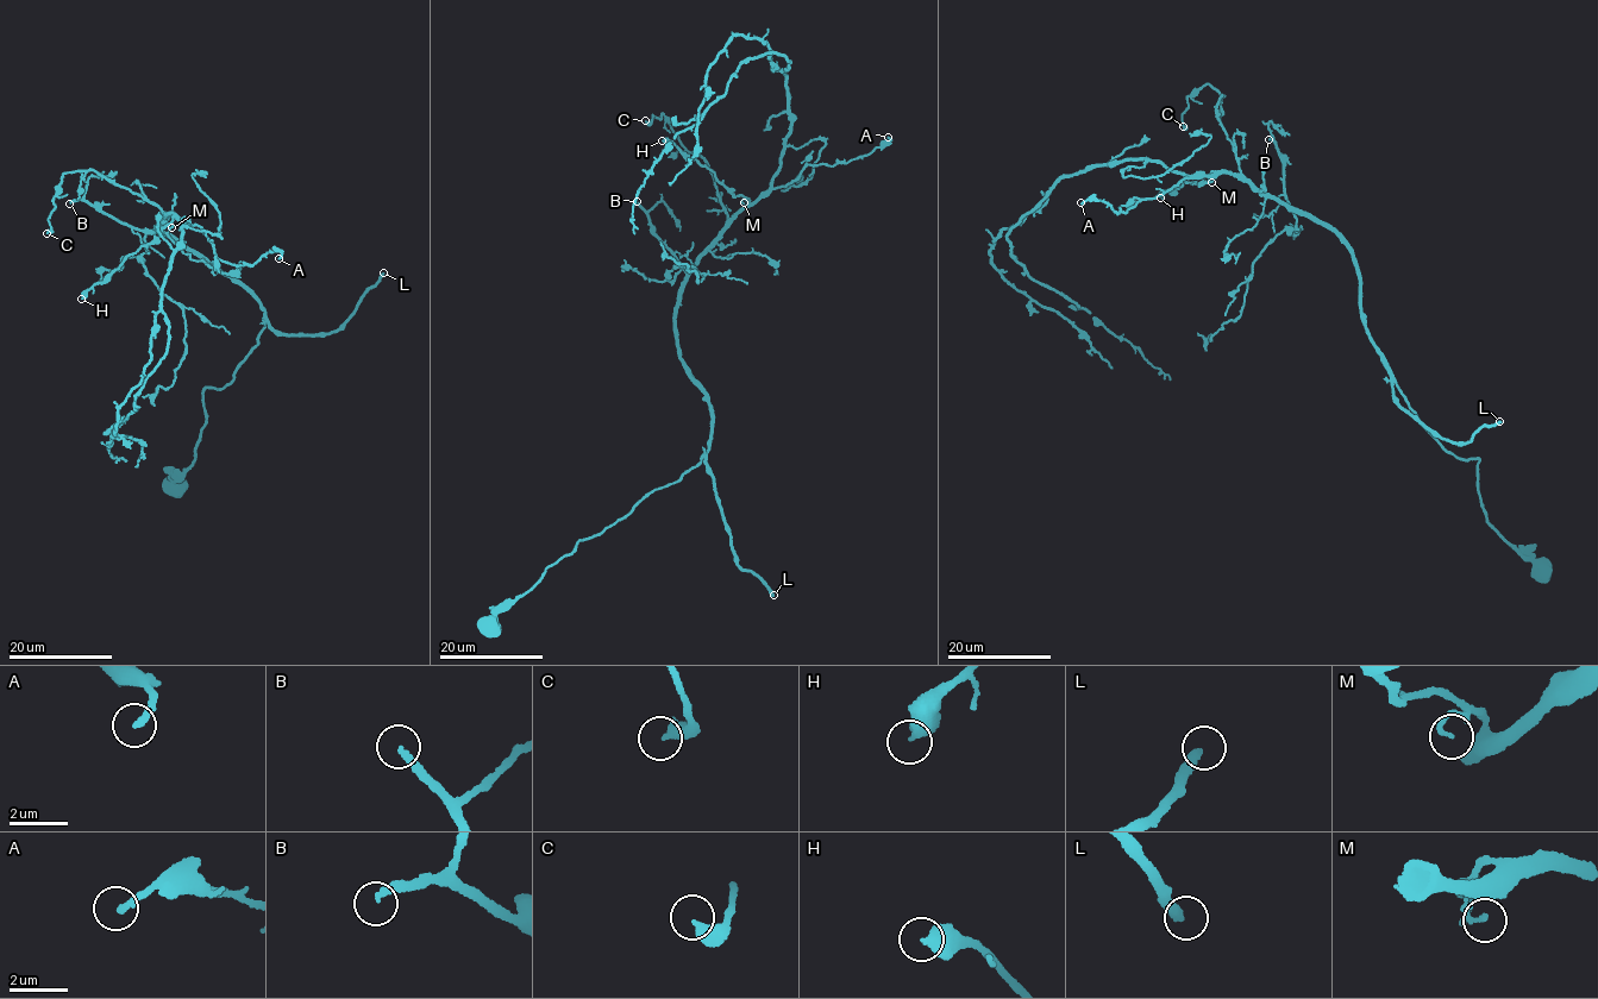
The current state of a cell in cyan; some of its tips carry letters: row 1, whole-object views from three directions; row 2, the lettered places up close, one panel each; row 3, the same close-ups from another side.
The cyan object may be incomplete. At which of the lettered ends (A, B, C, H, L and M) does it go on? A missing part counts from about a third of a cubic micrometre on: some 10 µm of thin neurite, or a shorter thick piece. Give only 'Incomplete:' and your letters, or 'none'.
Incomplete: B, L

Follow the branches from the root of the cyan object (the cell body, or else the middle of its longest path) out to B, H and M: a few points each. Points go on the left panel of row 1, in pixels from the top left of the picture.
B: (175, 489), (205, 425), (202, 391), (232, 379), (264, 308), (175, 239), (69, 203)
H: (175, 489), (205, 425), (202, 391), (232, 379), (264, 308), (200, 255), (152, 233), (169, 214), (81, 299)
M: (175, 489), (205, 425), (202, 391), (232, 379), (264, 308), (151, 232), (169, 214), (171, 227)

